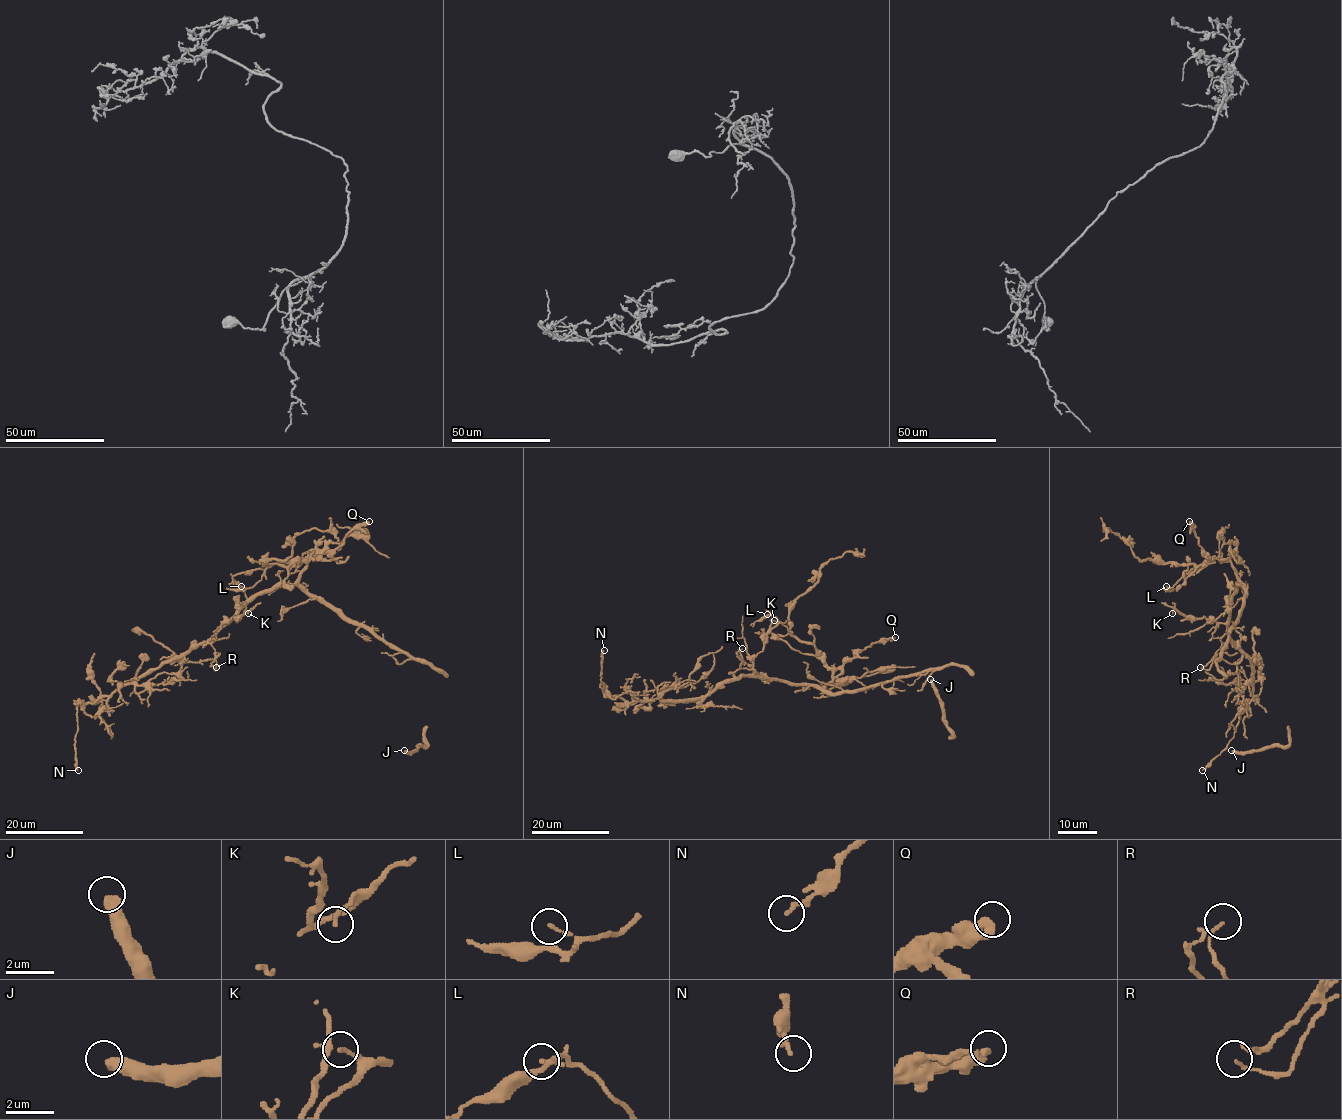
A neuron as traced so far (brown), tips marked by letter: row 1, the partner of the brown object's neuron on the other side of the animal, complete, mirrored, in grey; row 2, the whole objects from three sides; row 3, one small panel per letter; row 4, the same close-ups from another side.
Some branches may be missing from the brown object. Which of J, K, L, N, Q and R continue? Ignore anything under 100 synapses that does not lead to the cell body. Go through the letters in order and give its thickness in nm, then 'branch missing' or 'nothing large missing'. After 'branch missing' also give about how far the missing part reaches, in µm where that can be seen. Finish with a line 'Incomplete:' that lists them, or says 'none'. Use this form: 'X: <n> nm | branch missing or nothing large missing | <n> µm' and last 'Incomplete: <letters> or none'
J: 480 nm | branch missing | 250 µm
K: 140 nm | nothing large missing
L: 130 nm | nothing large missing
N: 200 nm | nothing large missing
Q: 400 nm | nothing large missing
R: 80 nm | nothing large missing
Incomplete: J

